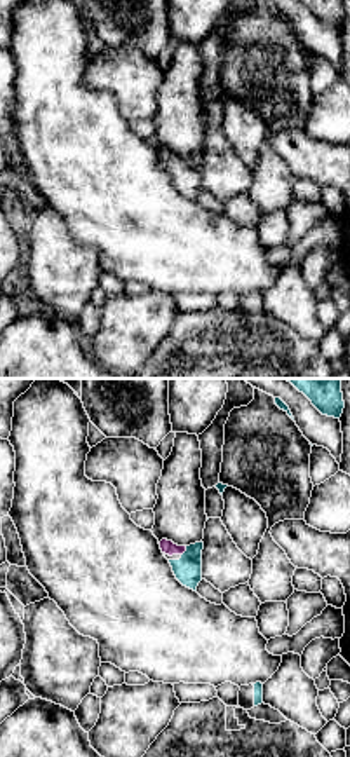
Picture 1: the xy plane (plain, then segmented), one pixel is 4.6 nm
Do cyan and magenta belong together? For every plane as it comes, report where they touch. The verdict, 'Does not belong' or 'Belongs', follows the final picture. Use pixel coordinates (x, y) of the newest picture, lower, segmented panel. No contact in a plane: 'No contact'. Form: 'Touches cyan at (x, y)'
Touches cyan at (185, 552)

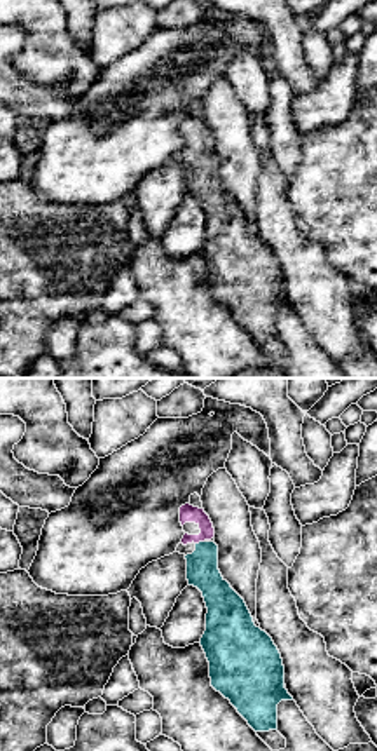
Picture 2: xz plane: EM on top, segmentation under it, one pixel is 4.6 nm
Touches cyan at (199, 542)

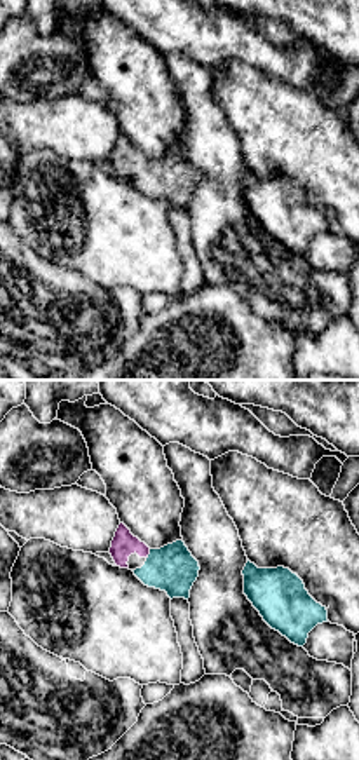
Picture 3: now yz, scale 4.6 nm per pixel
Touches cyan at (149, 555)

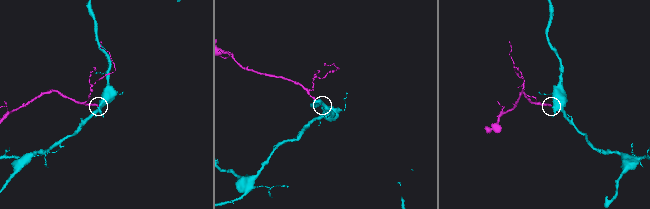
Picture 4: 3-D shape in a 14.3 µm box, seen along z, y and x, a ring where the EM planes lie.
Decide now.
Belongs

